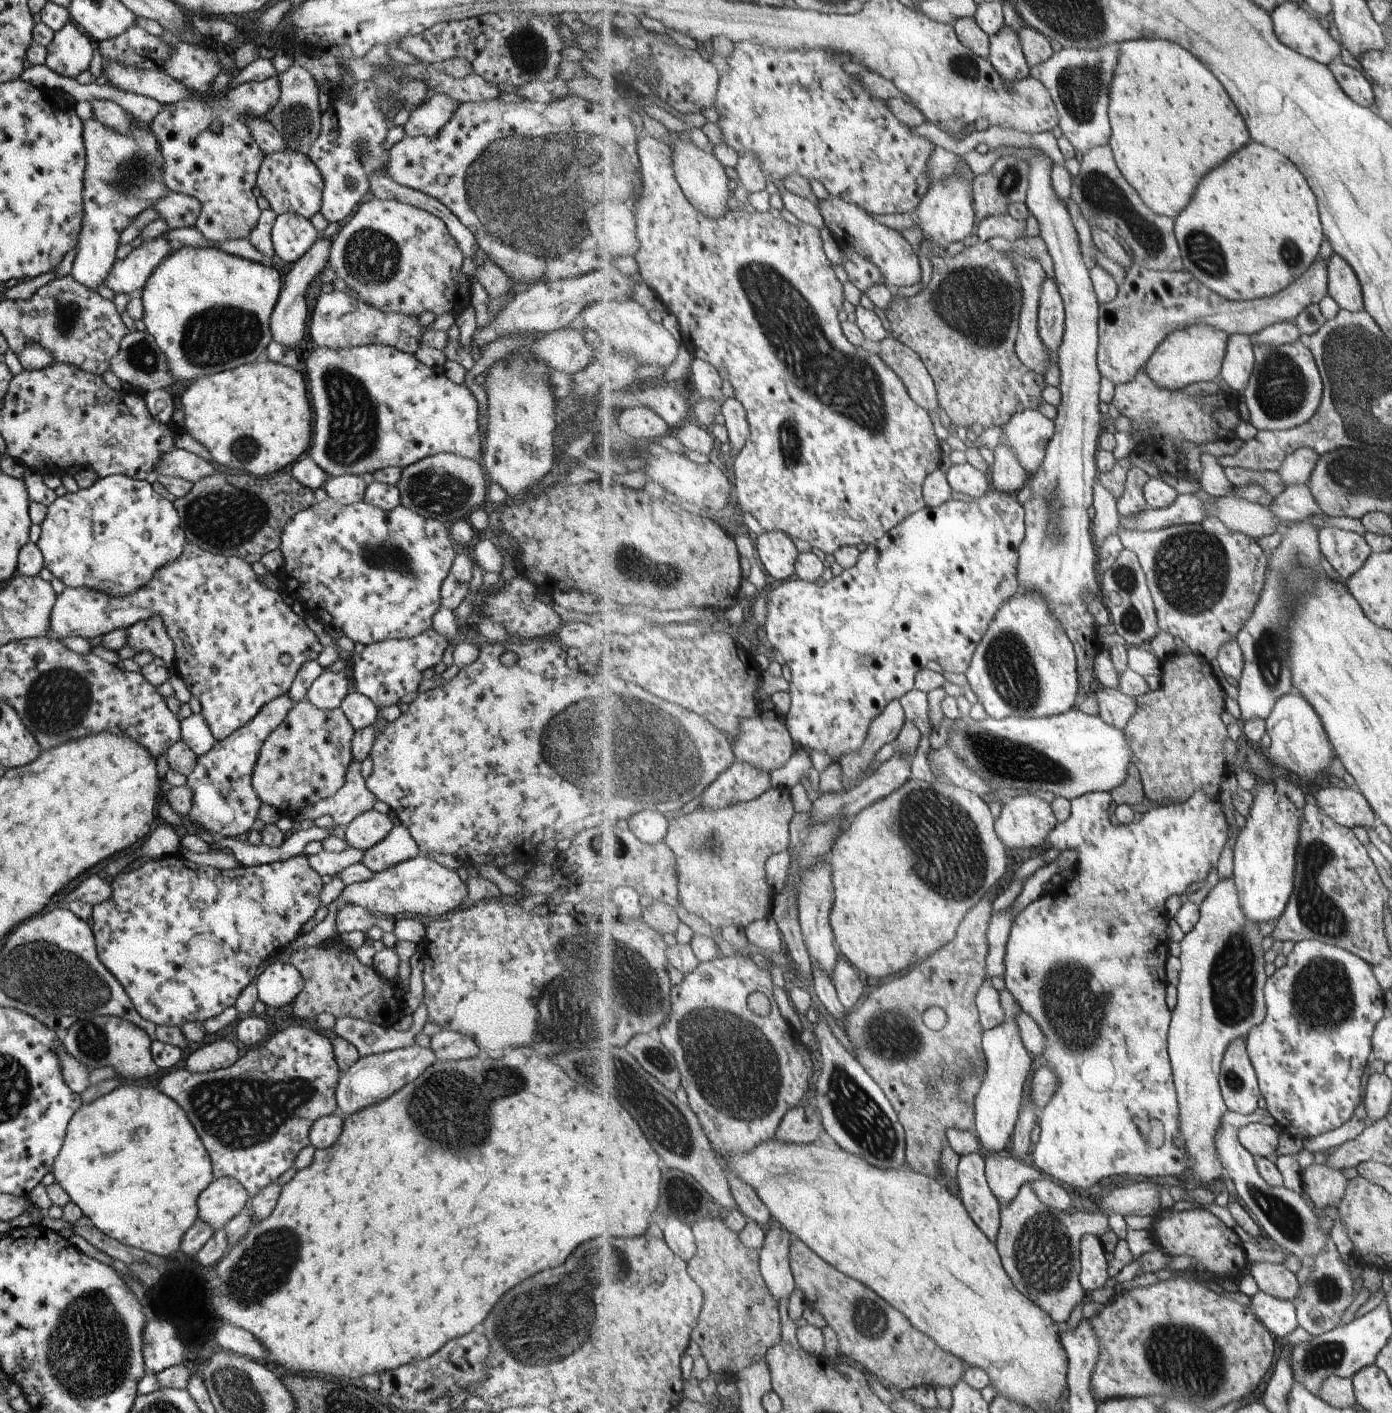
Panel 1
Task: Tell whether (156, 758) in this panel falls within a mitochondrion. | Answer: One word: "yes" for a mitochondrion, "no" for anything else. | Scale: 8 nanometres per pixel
no

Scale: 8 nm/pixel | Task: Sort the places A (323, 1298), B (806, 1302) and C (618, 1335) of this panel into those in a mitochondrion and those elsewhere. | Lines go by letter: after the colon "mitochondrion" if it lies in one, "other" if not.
A: other
B: other
C: other

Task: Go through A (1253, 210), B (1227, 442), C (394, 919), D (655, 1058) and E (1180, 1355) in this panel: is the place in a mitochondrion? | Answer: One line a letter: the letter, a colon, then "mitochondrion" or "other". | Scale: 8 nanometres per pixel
A: other
B: other
C: other
D: mitochondrion
E: mitochondrion

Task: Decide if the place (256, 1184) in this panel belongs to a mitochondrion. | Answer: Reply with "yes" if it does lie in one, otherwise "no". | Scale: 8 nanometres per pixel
no

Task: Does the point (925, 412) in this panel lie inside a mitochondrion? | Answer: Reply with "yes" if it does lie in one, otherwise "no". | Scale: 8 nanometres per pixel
no

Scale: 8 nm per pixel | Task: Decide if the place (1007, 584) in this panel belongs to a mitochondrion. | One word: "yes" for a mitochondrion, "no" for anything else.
no

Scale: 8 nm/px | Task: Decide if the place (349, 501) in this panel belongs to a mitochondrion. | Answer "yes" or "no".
no

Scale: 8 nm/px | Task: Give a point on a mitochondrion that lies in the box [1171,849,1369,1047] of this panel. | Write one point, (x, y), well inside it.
(1322, 996)

